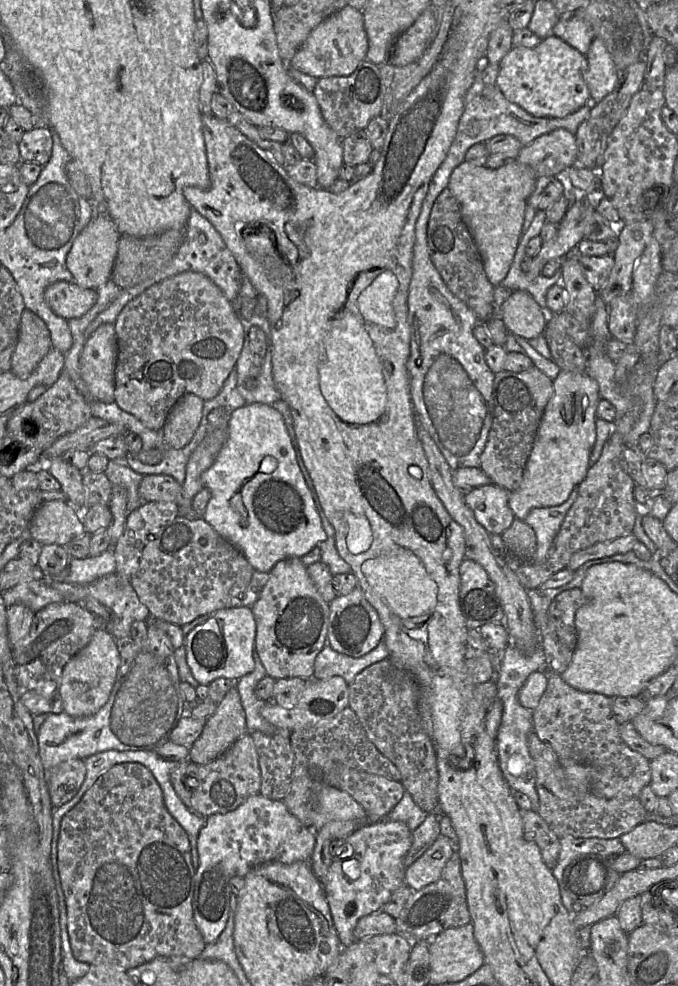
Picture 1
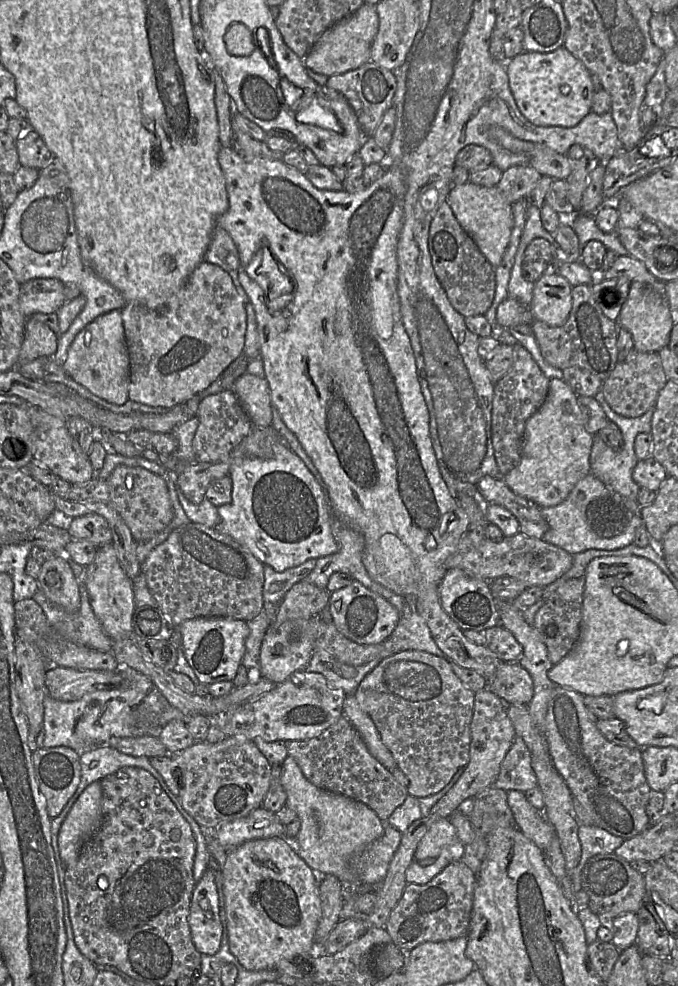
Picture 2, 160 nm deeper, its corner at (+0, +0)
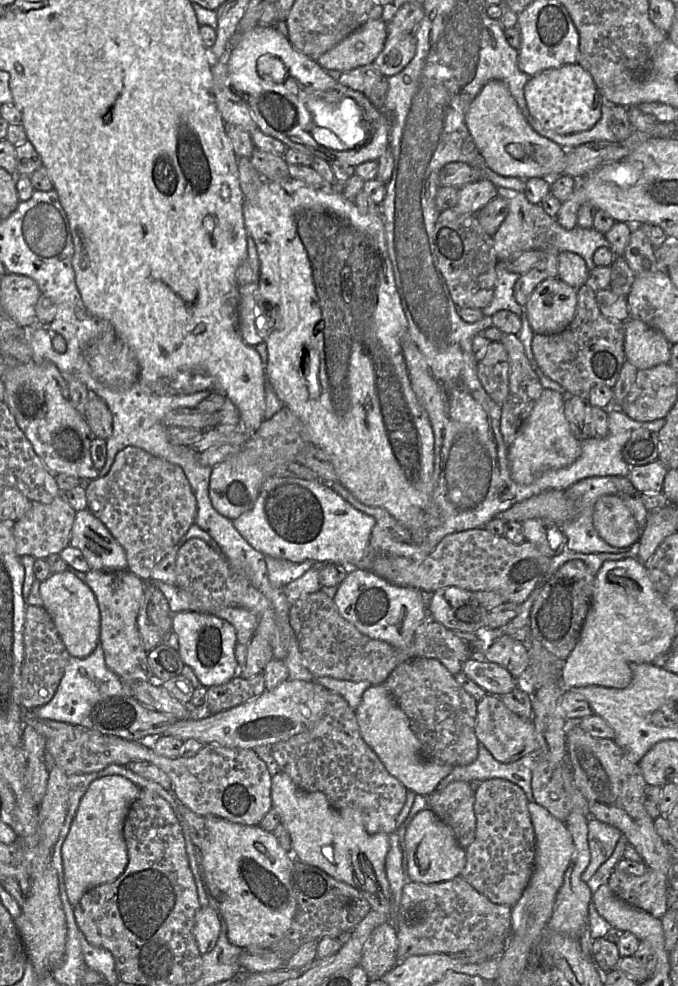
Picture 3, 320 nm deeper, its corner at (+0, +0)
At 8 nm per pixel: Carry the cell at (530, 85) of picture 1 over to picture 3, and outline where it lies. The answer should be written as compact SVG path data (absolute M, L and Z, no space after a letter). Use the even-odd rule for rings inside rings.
M578 63L546 69L529 78L524 87L529 113L546 130L557 134L571 134L591 129L601 118L600 90L593 78Z

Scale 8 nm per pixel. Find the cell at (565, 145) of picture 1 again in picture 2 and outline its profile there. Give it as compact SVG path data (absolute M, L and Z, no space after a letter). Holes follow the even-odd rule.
M528 163L514 165L502 173L496 187L504 199L513 205L525 198L541 177L541 174Z

